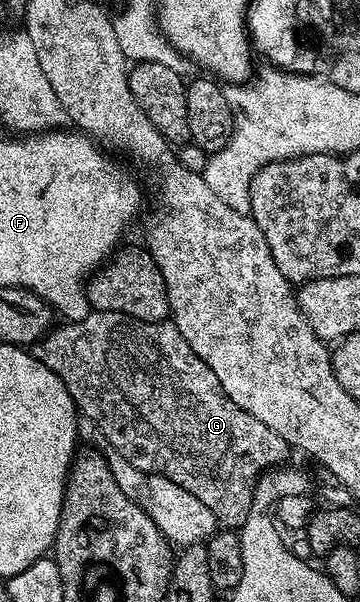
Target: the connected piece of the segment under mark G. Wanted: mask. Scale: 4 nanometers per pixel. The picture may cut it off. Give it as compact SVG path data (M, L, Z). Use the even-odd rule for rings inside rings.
M92 310L84 319L62 325L48 330L34 344L34 357L61 377L76 408L95 422L106 446L117 449L139 471L164 475L181 485L181 489L189 489L197 501L213 509L224 528L242 528L261 472L288 460L285 458L291 454L284 438L229 401L213 369L189 349L189 341L181 337L174 323L146 323L128 319L121 313Z

